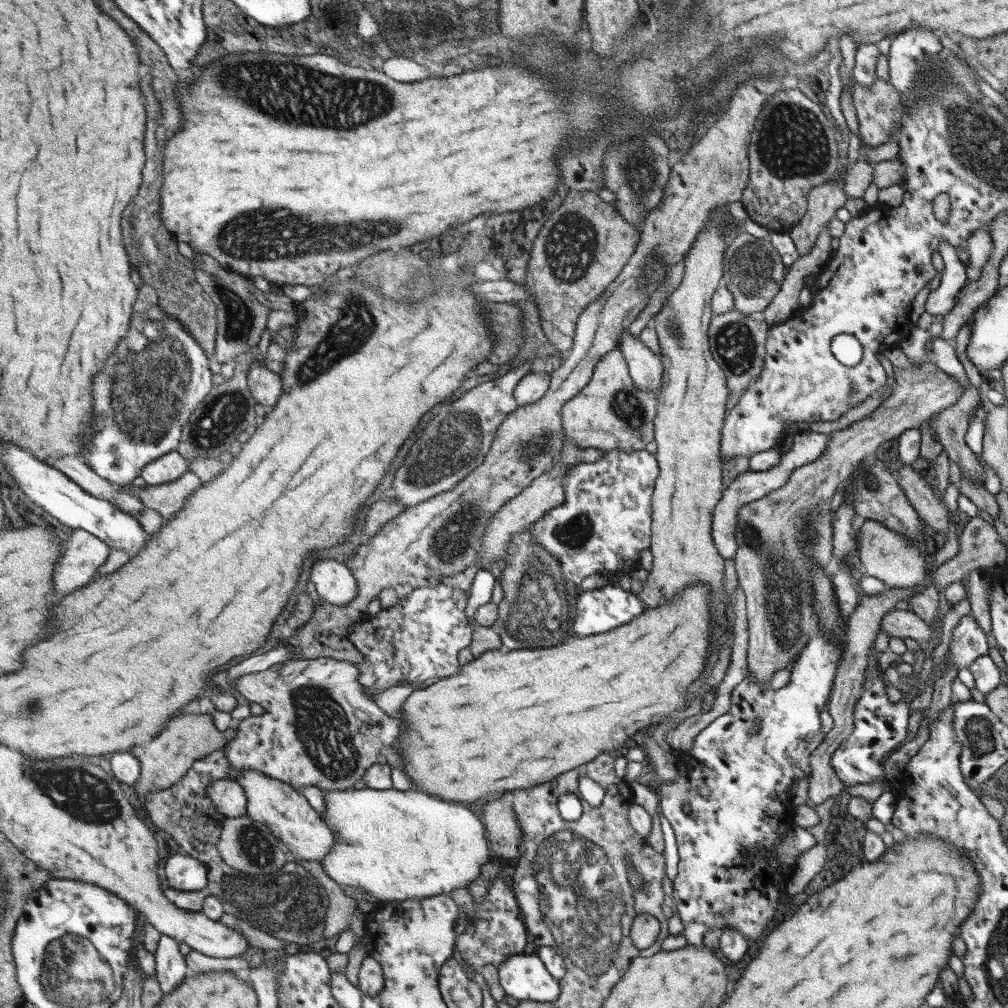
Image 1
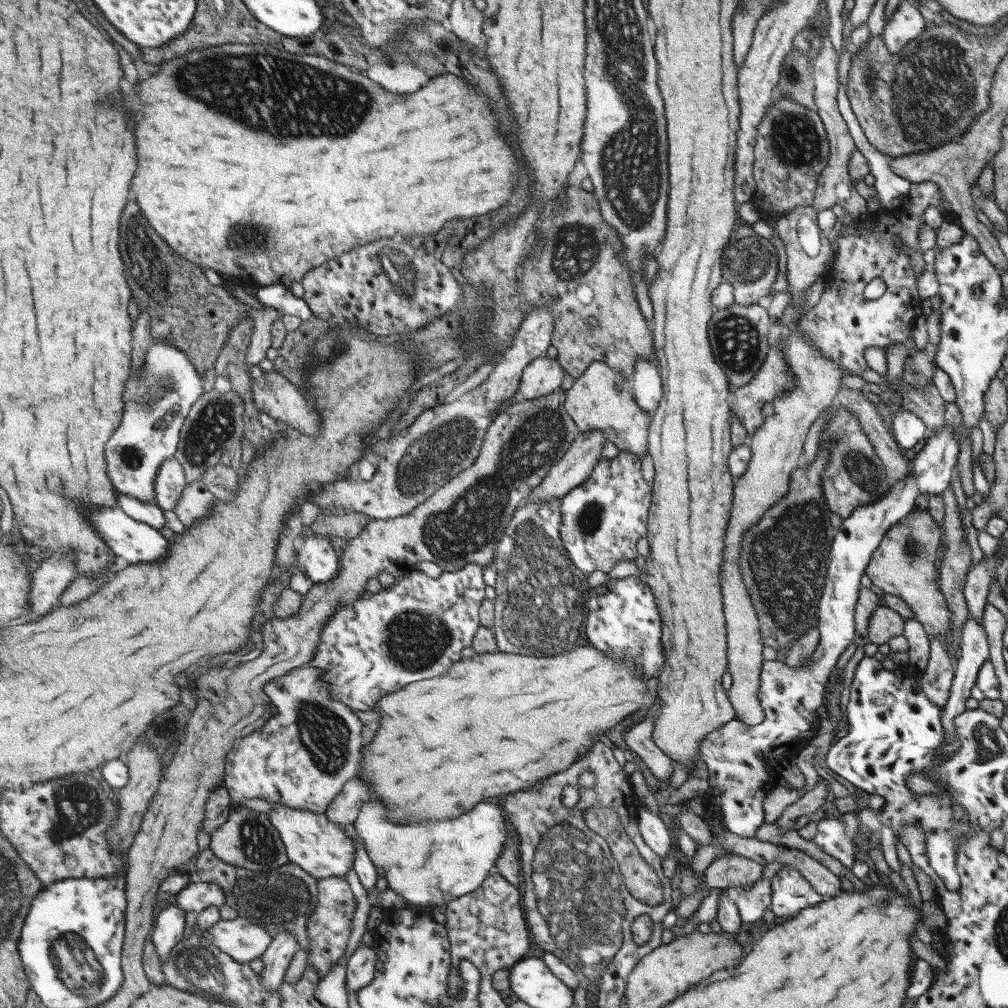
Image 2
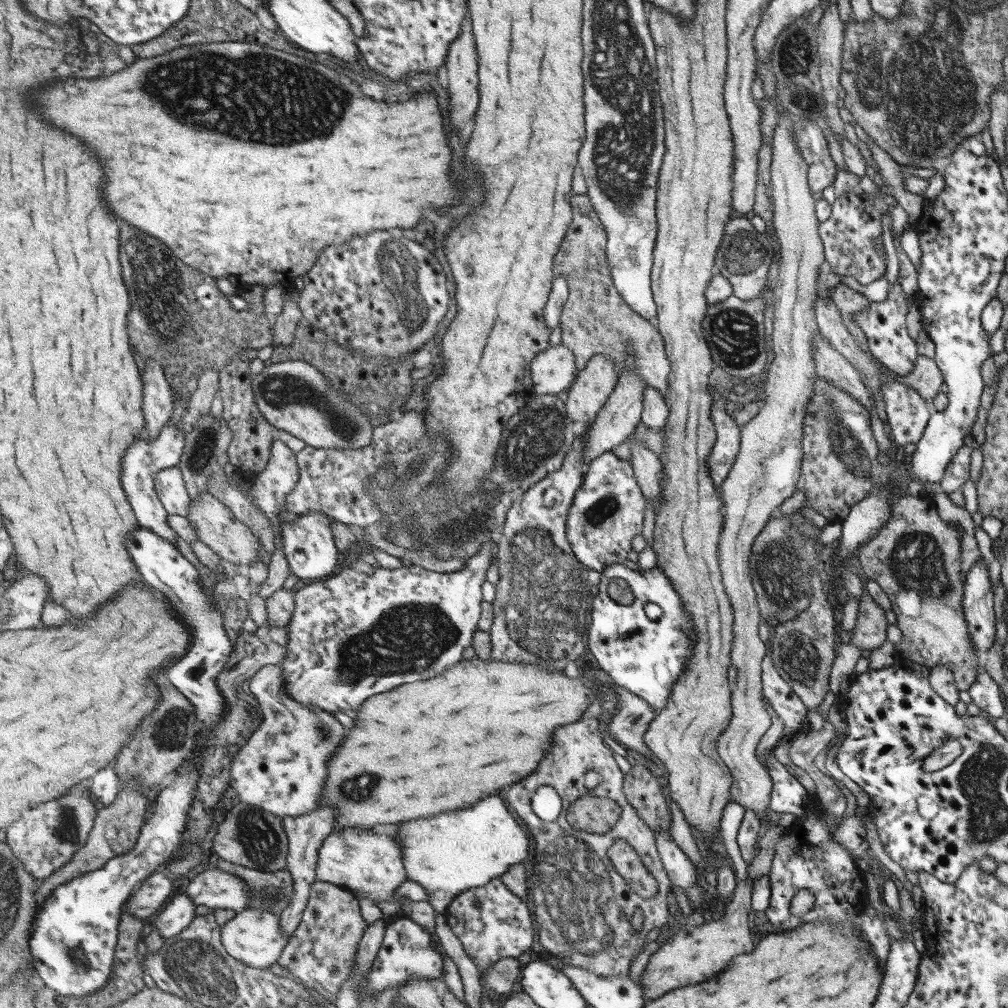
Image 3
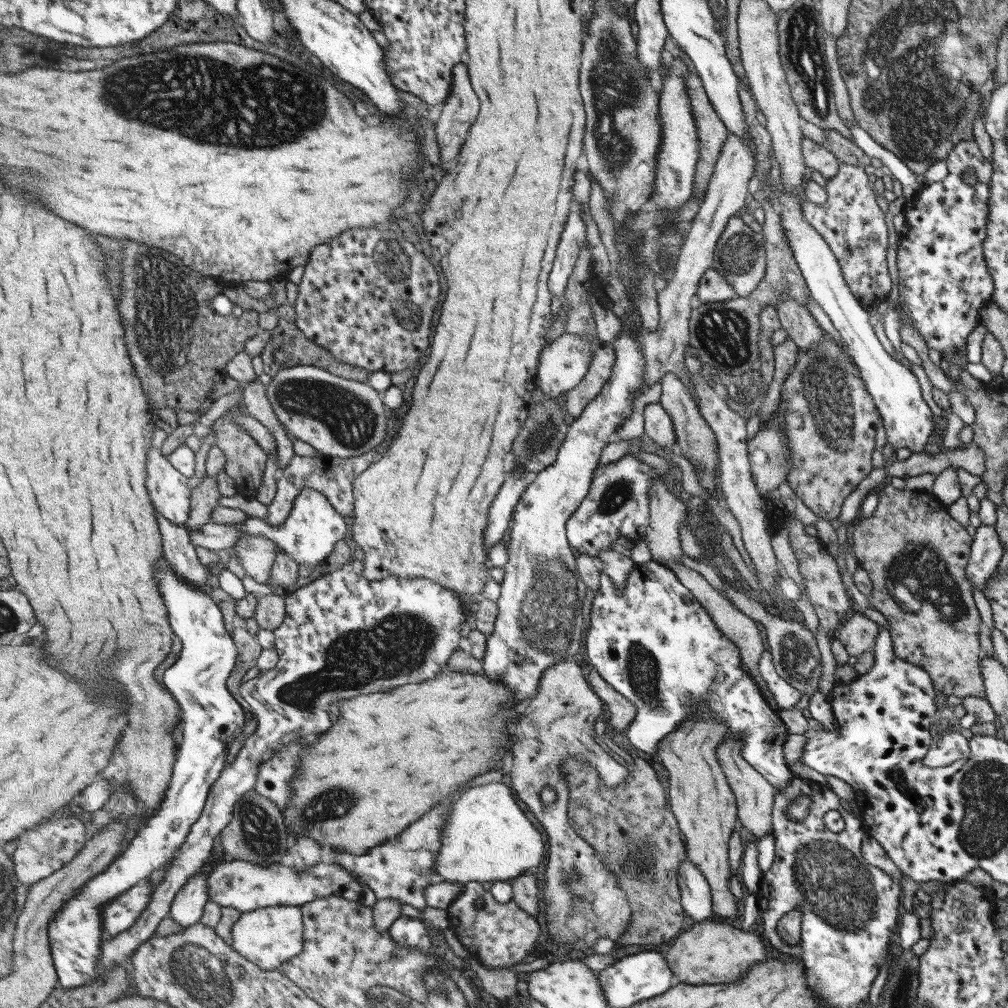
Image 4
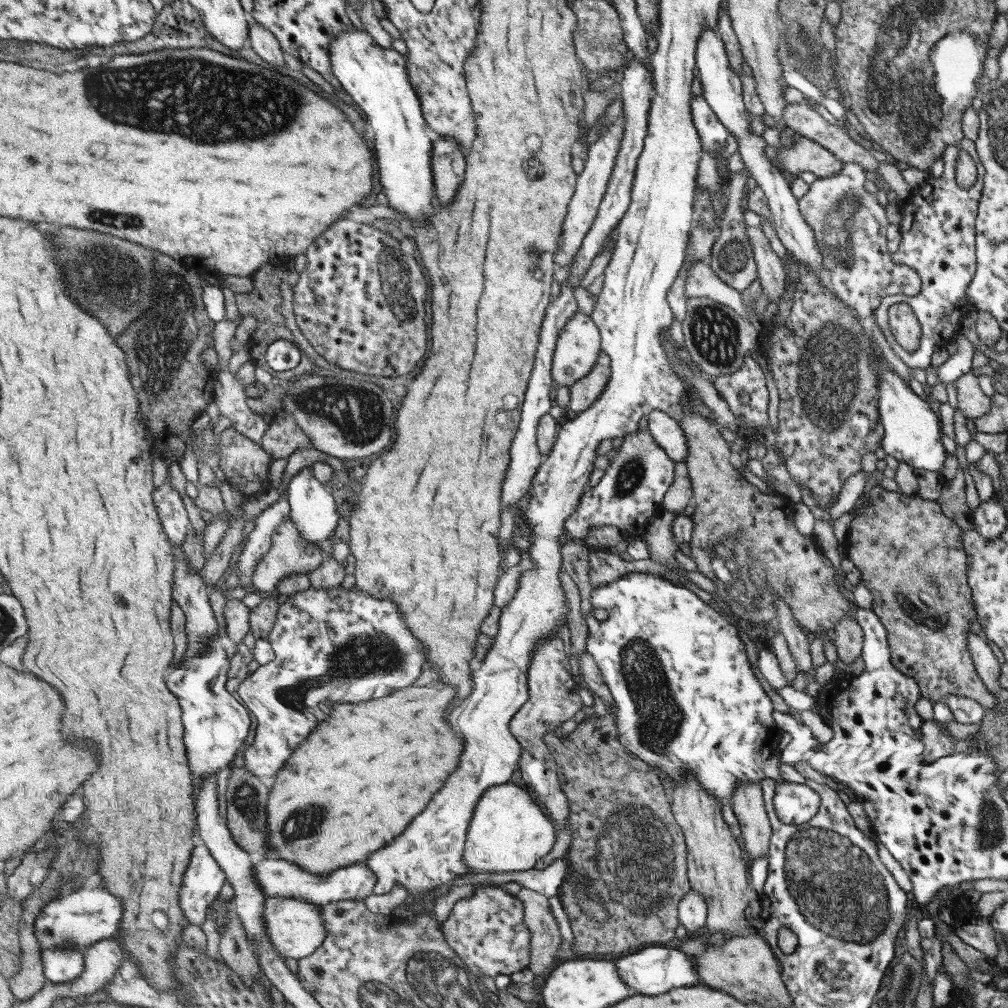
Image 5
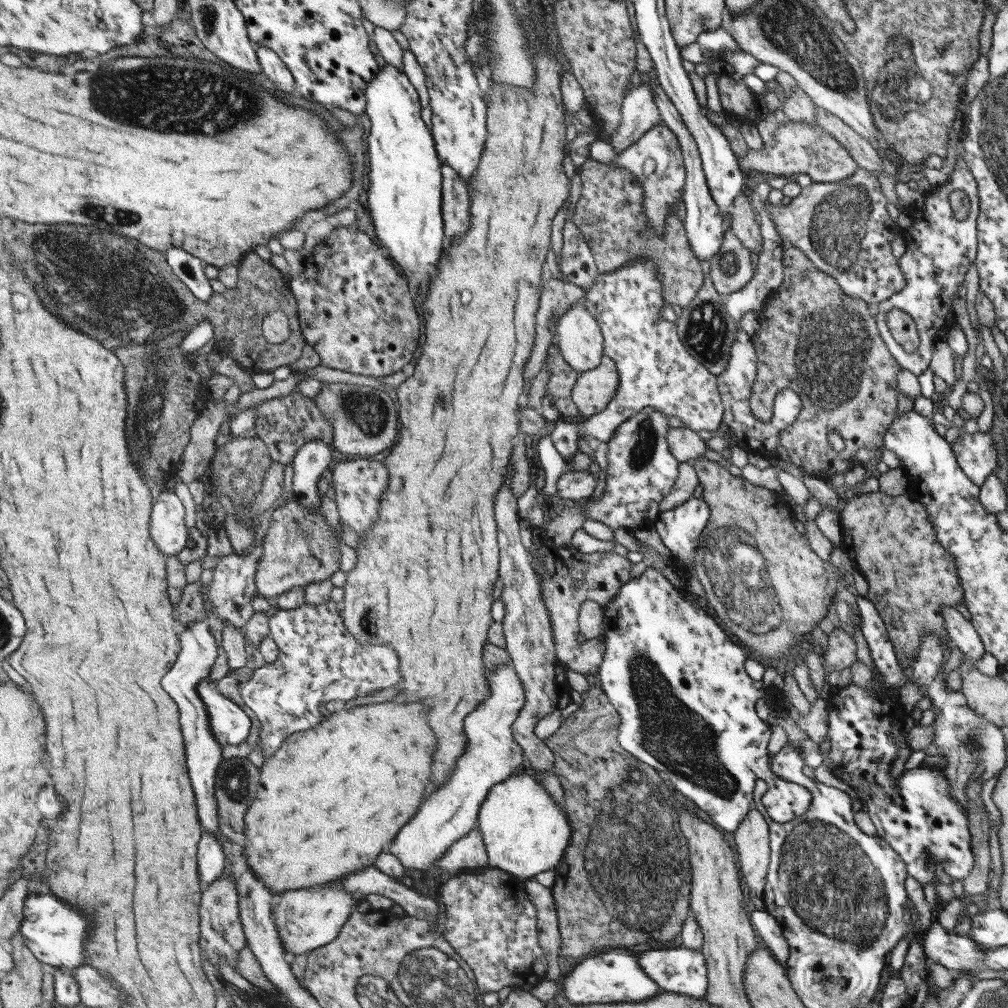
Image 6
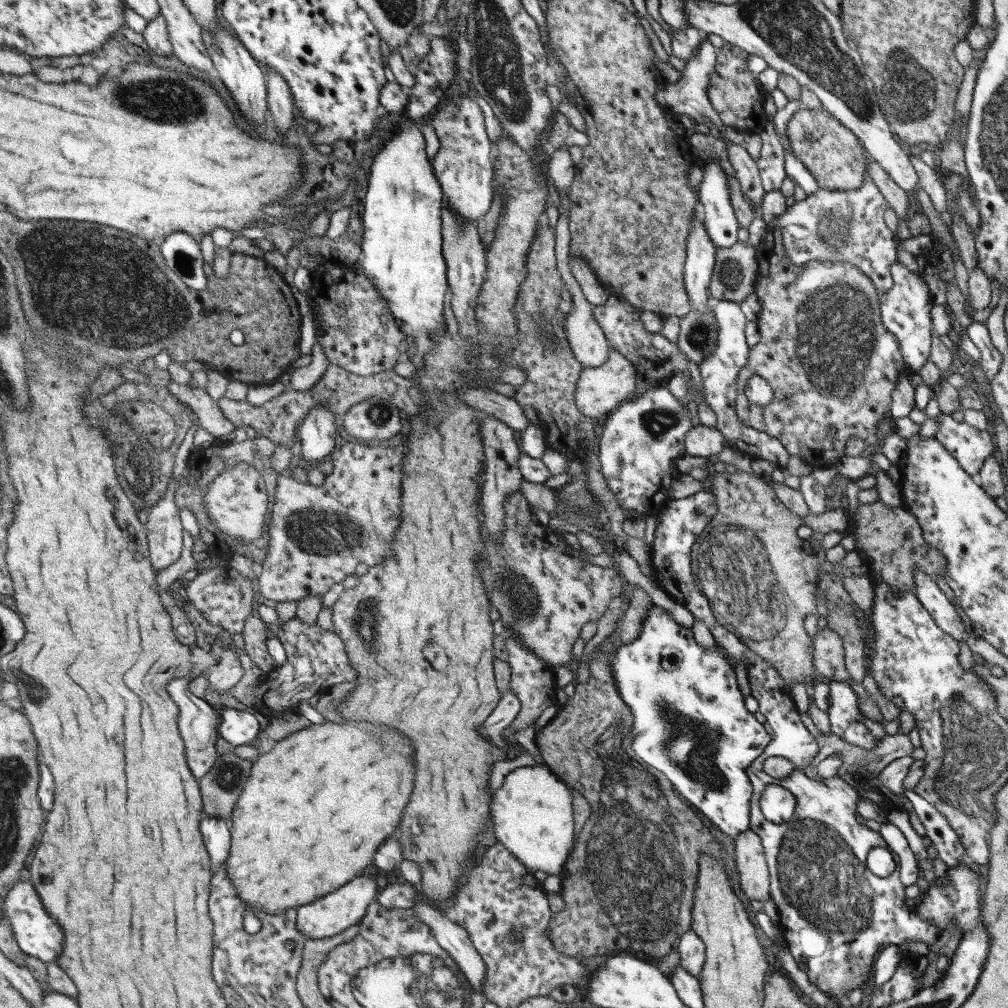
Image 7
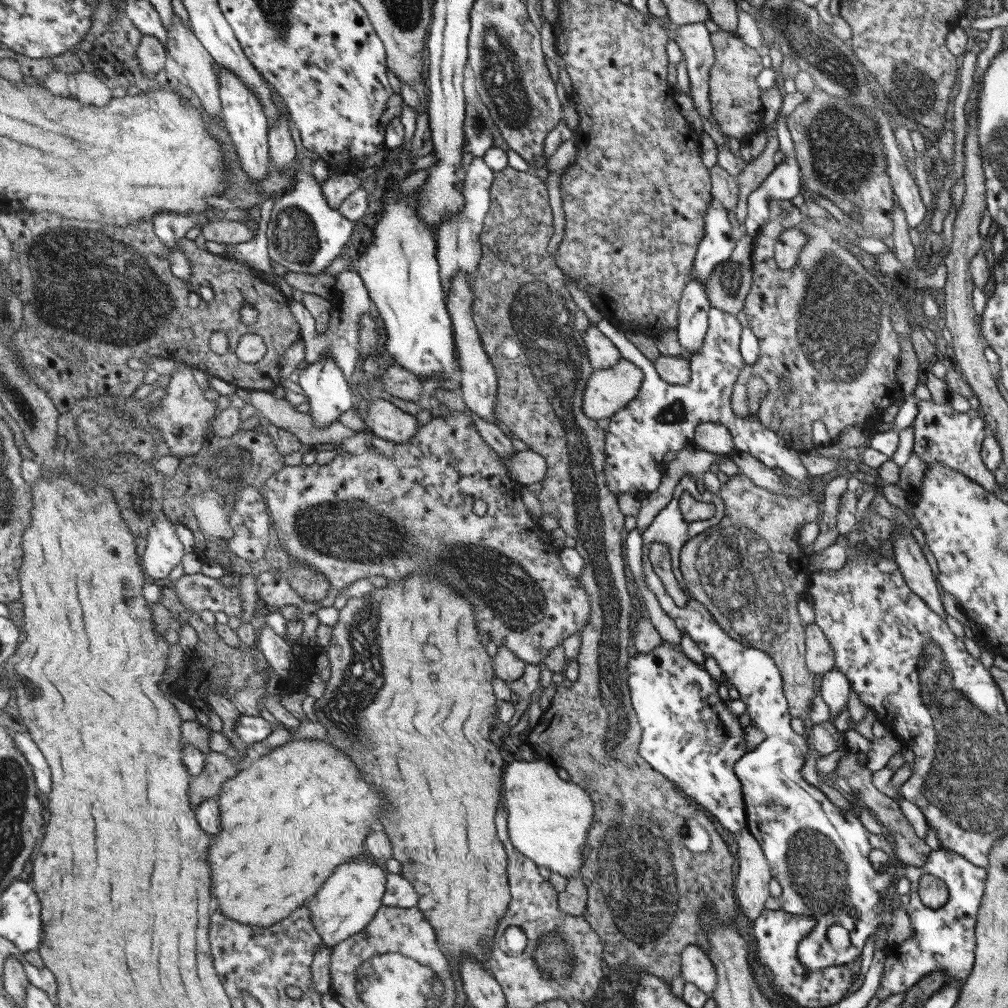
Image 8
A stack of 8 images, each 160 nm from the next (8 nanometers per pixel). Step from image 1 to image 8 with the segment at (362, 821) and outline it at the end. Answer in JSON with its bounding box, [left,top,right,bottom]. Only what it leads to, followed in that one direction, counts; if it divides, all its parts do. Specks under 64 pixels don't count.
[504,760,594,878]

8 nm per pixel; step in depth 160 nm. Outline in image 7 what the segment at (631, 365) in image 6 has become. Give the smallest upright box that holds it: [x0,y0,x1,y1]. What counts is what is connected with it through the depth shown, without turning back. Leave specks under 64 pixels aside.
[592,293,703,400]

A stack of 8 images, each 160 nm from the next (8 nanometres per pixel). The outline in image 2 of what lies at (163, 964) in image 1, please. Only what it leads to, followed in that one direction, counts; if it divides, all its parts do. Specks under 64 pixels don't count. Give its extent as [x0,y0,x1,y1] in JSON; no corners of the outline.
[151,905,187,965]

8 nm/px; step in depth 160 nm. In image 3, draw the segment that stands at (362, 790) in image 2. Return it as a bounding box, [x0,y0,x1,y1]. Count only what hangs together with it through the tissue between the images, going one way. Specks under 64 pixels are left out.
[281,806,337,937]

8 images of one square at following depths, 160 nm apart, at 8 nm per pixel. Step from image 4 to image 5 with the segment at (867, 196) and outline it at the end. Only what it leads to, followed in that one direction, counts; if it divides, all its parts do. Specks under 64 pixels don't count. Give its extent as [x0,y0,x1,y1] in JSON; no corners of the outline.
[798,163,920,318]

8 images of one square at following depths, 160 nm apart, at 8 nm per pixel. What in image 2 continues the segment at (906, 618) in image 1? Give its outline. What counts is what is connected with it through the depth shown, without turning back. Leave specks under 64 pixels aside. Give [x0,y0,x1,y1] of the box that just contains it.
[867,606,904,644]

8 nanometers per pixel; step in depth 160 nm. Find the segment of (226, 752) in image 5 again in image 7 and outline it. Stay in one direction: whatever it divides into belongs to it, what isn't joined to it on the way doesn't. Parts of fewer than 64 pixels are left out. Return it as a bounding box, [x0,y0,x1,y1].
[218,707,261,746]

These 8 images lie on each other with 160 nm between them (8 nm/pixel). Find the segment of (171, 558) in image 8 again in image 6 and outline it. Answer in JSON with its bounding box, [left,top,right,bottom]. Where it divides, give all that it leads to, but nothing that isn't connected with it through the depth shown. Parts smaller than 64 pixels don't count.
[151,488,187,558]

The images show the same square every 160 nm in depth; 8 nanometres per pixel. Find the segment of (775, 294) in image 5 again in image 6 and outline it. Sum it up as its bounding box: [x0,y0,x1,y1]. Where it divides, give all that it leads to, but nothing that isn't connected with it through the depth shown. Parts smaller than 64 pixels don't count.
[729,194,761,252]

